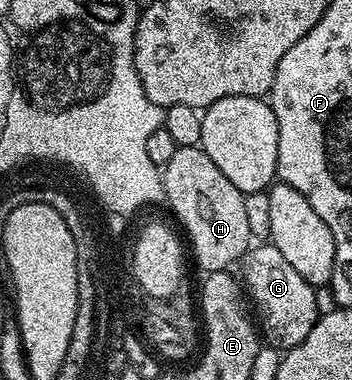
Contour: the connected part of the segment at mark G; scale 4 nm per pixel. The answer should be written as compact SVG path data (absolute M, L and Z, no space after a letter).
M255 244L241 259L241 282L245 293L257 315L262 337L268 347L275 347L286 352L301 344L309 332L313 332L313 324L319 319L321 307L316 287L311 286L296 270L285 261L285 256L277 252L270 244Z

